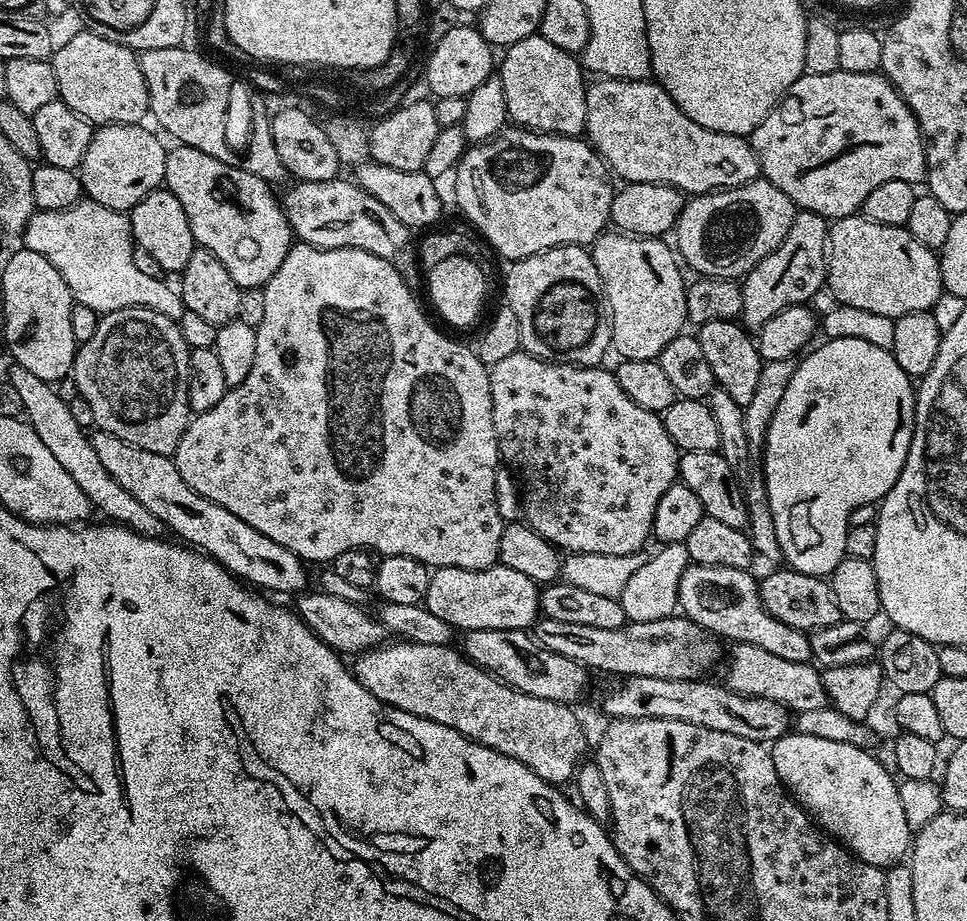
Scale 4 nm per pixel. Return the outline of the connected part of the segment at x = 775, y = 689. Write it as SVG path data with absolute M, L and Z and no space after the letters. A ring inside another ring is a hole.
M733 643L728 652L727 687L743 696L768 698L776 702L789 713L818 710L825 707L826 697L824 683L820 680L820 672L814 670L807 676L806 665L802 662L786 662L786 658L778 658L778 654L770 654L770 650L762 650L758 646Z

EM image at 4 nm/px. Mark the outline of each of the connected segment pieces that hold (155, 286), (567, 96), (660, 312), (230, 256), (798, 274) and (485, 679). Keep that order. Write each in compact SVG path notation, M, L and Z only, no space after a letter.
M87 198L73 208L58 212L33 212L28 227L22 233L27 251L42 254L50 266L62 274L66 286L72 292L72 299L79 307L89 308L91 312L103 314L106 312L121 312L124 308L149 308L158 314L179 321L186 309L180 301L180 293L175 287L167 288L164 282L154 280L142 274L134 262L134 241L132 239L132 221L125 213L115 212L98 202Z
M542 35L527 36L503 49L504 61L499 61L498 75L502 82L508 115L513 125L533 132L550 132L554 136L579 137L586 122L586 77L581 61L566 50L558 50Z
M605 230L590 245L598 288L604 291L612 315L612 348L617 357L655 360L673 338L681 335L680 327L686 324L689 305L684 276L680 273L677 253L664 242L660 238Z
M183 146L173 149L166 158L164 184L182 202L197 245L210 250L226 266L240 289L263 289L294 247L292 227L288 225L281 201L272 193L275 191L266 181L243 170L237 171L235 184L228 177L229 165L210 158L210 154L202 154L202 150Z
M797 211L794 222L778 250L762 258L762 262L758 262L758 266L751 268L747 276L743 277L740 289L741 313L743 323L749 329L758 330L771 316L791 304L807 305L808 299L819 288L825 287L828 229L825 217L813 212Z
M388 642L355 657L355 680L374 698L406 710L406 714L450 726L458 734L522 762L548 784L564 786L575 777L584 752L584 732L569 705L514 690L482 671L463 651L455 652L455 647L392 643L396 644Z

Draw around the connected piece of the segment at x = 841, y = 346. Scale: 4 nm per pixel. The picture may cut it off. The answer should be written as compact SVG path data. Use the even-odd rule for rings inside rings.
M862 338L825 339L823 343L821 348L813 347L803 357L805 360L801 359L797 363L794 374L782 394L782 402L778 402L778 410L774 410L774 418L768 427L768 436L764 440L762 452L764 455L764 470L762 469L764 491L768 494L770 514L776 523L778 542L784 550L784 557L785 559L790 557L796 559L796 565L792 567L793 572L811 572L813 574L831 573L833 567L839 564L845 555L846 534L850 527L852 511L863 504L876 504L883 500L884 495L892 489L908 457L912 441L912 427L916 424L916 394L913 381L904 373L902 366L898 366L898 362L892 357L889 349L874 346Z

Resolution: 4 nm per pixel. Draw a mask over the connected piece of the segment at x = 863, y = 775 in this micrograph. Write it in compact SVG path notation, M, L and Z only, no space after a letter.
M796 730L771 741L770 751L774 770L785 789L803 805L808 815L829 837L832 835L832 838L839 841L852 855L857 856L862 863L873 864L875 868L884 870L889 866L899 865L903 861L900 859L909 855L910 829L904 808L900 804L897 781L892 781L893 773L888 773L868 750L858 745L848 745L846 742L807 736L806 733Z

